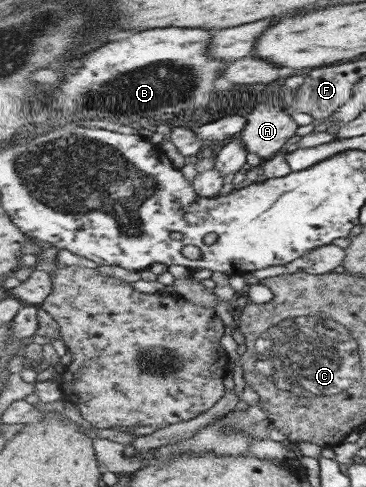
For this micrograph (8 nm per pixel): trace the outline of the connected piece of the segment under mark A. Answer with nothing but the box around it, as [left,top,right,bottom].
[237,104,298,163]

